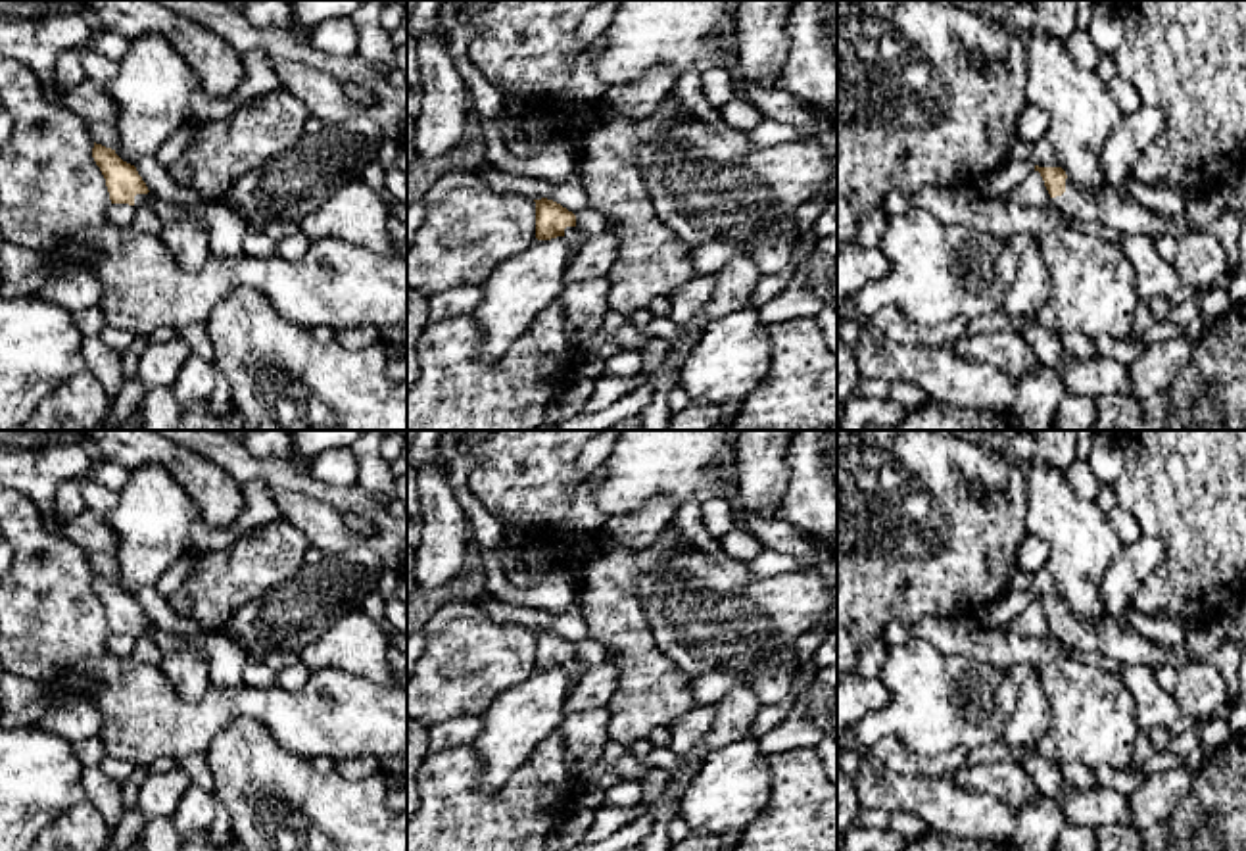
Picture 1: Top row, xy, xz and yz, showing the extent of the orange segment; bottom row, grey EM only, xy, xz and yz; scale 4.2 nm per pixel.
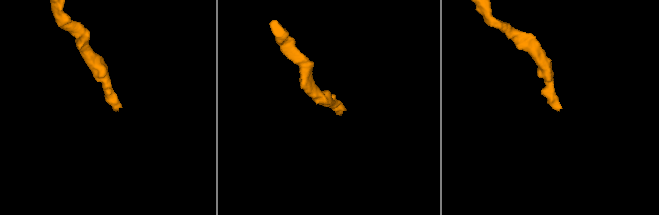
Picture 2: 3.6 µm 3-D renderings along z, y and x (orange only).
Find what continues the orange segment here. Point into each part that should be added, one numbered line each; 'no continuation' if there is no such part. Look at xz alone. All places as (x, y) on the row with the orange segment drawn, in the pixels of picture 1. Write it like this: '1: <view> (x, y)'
1: xz (575, 239)

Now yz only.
1: yz (1116, 212)

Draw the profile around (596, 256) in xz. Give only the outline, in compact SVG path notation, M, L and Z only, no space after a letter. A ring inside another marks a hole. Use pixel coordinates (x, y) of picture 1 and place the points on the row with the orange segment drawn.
M603 232L578 248L563 275L564 284L576 284L607 277L618 257L618 238Z

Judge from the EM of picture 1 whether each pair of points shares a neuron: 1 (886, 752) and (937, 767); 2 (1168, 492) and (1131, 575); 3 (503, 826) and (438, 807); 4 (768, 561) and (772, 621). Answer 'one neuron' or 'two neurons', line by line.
1: one neuron
2: two neurons
3: one neuron
4: two neurons

